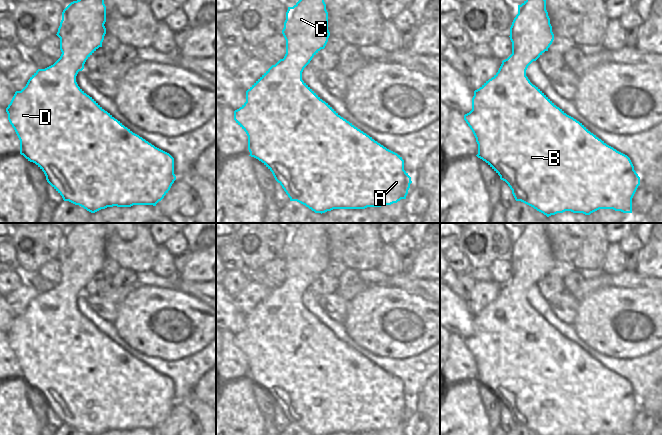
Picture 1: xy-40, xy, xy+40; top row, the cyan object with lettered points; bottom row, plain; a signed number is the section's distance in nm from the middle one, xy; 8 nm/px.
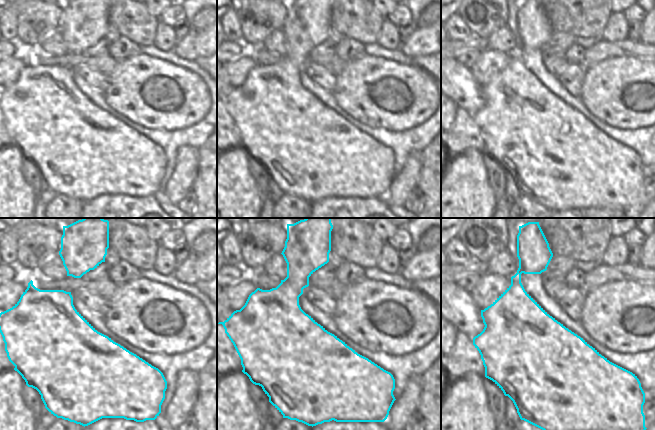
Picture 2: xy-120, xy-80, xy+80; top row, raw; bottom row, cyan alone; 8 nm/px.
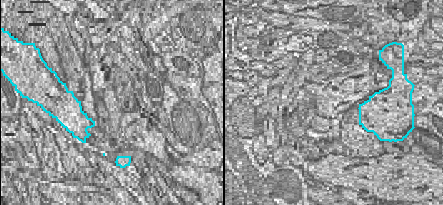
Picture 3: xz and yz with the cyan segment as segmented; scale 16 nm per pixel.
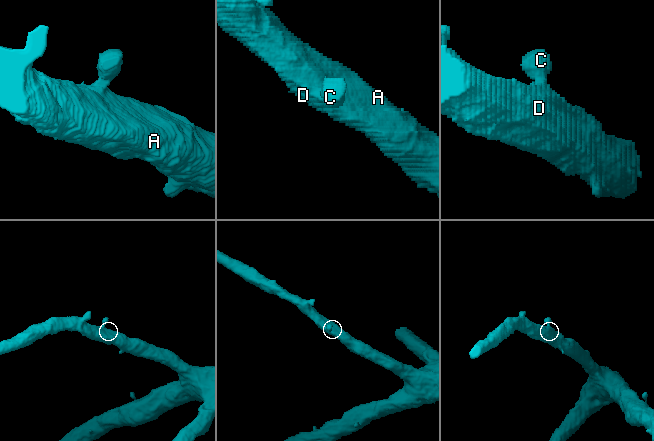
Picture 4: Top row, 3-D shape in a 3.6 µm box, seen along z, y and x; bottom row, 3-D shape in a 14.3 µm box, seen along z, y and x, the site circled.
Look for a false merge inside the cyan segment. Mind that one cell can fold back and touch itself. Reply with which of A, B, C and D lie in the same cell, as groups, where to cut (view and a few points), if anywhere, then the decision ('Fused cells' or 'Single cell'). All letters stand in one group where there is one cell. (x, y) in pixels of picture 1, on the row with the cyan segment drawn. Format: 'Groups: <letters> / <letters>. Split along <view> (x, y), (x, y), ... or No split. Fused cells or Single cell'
Groups: A B C D. No split. Single cell.

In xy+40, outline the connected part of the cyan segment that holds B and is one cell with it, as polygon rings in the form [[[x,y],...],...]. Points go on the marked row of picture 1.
[[[526,0],[518,5],[518,14],[510,27],[512,54],[498,72],[474,91],[472,110],[464,120],[478,144],[478,158],[485,161],[505,181],[516,201],[521,201],[547,217],[565,211],[590,215],[599,209],[632,213],[632,198],[640,185],[640,177],[630,158],[607,145],[582,123],[557,107],[526,76],[528,66],[536,61],[554,40],[546,0]]]

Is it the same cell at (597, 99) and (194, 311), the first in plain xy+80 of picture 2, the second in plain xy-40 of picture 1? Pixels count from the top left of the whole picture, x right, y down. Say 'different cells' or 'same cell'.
same cell

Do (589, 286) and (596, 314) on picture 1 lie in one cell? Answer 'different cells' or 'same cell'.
different cells

